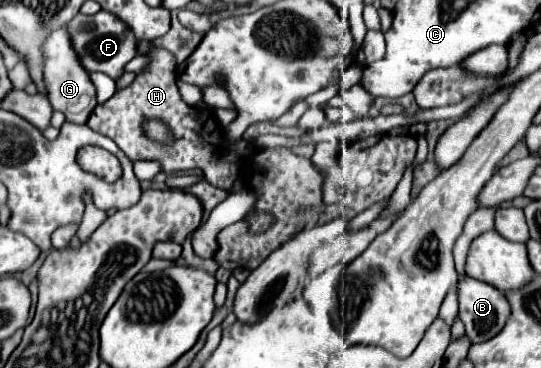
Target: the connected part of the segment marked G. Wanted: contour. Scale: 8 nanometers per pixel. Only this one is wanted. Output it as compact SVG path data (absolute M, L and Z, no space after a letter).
M67 24L57 28L57 30L53 30L45 38L41 54L43 54L43 82L47 86L47 98L49 98L51 106L55 110L65 112L69 122L85 124L89 114L91 114L91 110L97 106L95 86L93 86L91 78L89 78L89 72L83 68L83 64L79 64L77 52L73 52Z

